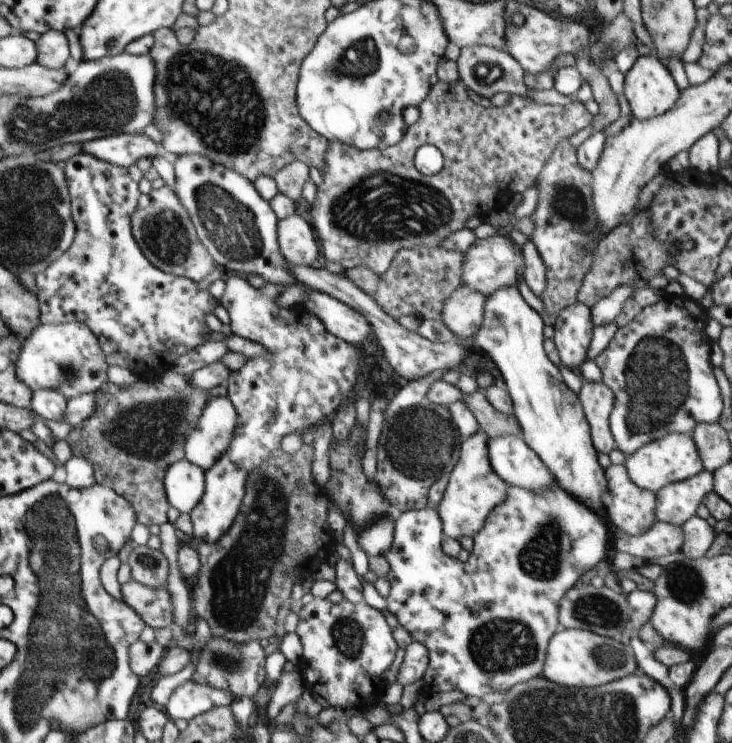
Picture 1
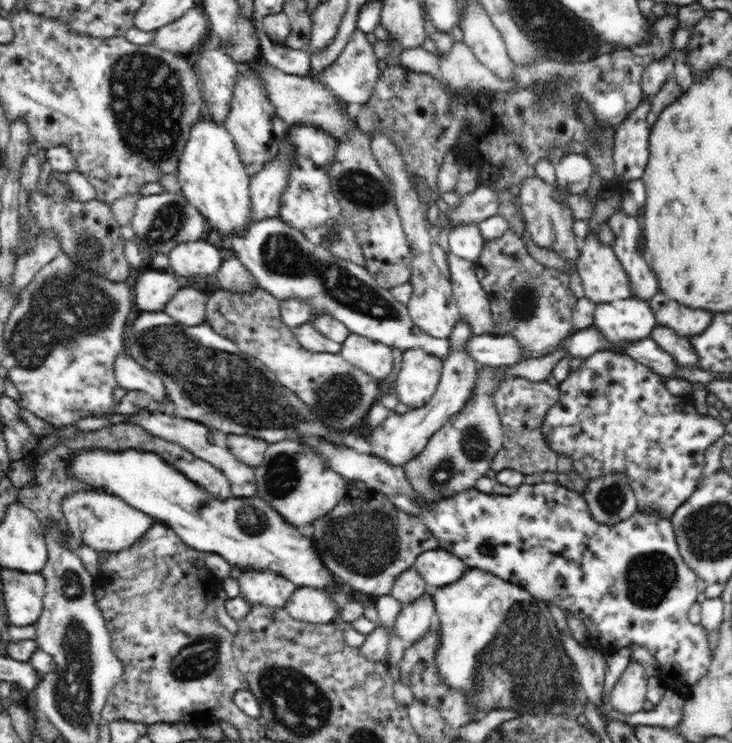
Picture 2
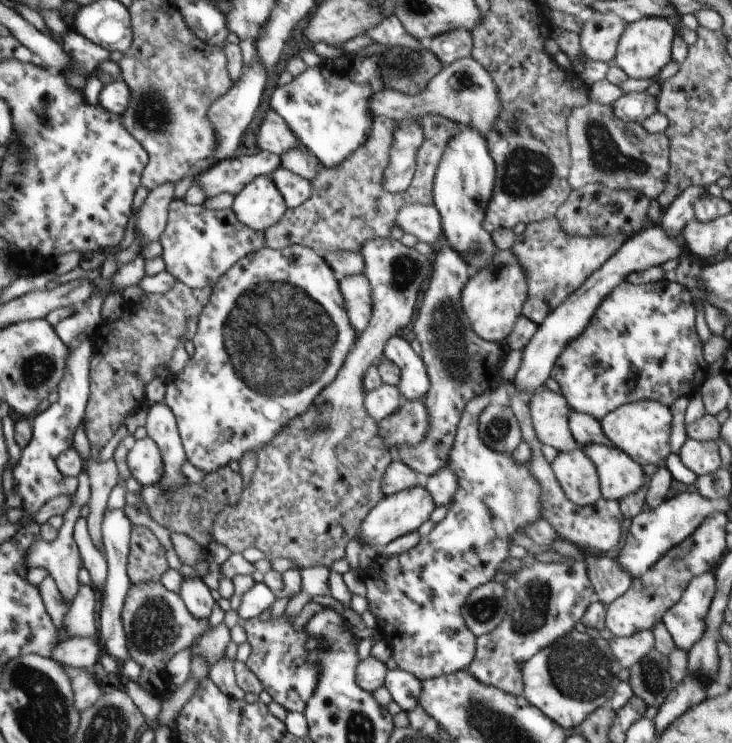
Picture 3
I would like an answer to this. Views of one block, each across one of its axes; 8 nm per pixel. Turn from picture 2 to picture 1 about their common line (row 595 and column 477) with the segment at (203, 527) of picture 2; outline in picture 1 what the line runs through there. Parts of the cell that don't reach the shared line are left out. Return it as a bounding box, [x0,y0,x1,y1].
[474,286,608,514]

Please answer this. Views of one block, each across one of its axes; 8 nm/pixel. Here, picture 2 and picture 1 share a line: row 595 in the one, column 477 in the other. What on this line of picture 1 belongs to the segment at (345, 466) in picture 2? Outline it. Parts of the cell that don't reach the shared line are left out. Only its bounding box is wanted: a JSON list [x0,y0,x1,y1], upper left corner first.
[384,482,607,698]

